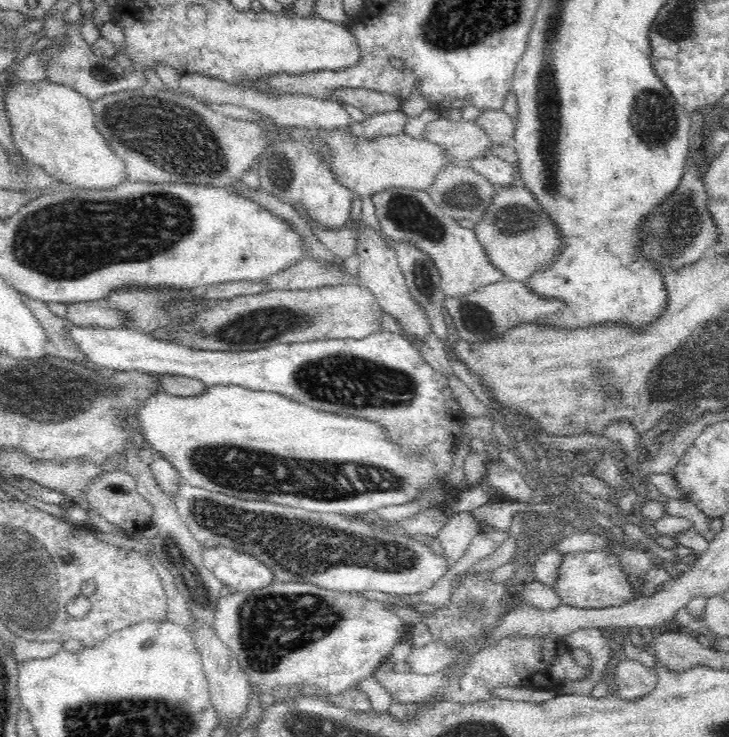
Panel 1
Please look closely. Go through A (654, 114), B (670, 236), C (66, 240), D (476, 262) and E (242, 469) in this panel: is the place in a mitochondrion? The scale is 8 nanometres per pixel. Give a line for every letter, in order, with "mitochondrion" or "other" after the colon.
A: mitochondrion
B: mitochondrion
C: mitochondrion
D: other
E: mitochondrion

